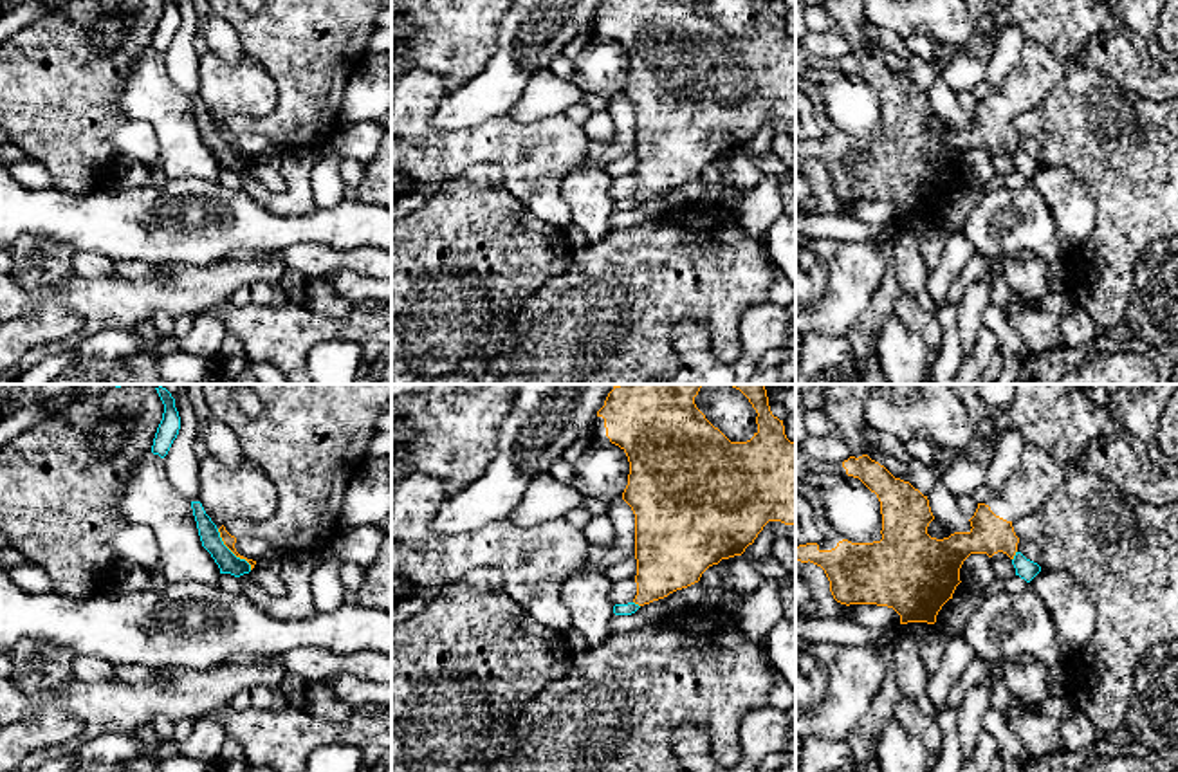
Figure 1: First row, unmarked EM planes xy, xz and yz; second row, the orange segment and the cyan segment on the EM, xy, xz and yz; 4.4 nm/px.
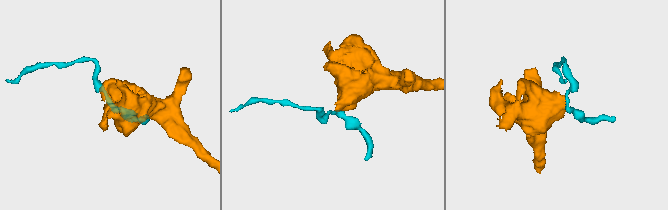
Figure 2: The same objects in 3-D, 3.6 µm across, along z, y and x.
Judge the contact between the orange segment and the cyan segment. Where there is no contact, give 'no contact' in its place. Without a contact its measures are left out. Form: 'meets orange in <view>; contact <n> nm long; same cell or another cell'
meets orange in xy; contact 240 nm long; another cell

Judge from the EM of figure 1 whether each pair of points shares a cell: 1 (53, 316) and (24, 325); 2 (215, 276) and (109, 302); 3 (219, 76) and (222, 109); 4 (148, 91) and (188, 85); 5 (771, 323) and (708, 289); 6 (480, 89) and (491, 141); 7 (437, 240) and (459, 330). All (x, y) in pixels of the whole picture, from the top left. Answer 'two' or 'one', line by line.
1: one
2: one
3: one
4: two
5: two
6: two
7: one

